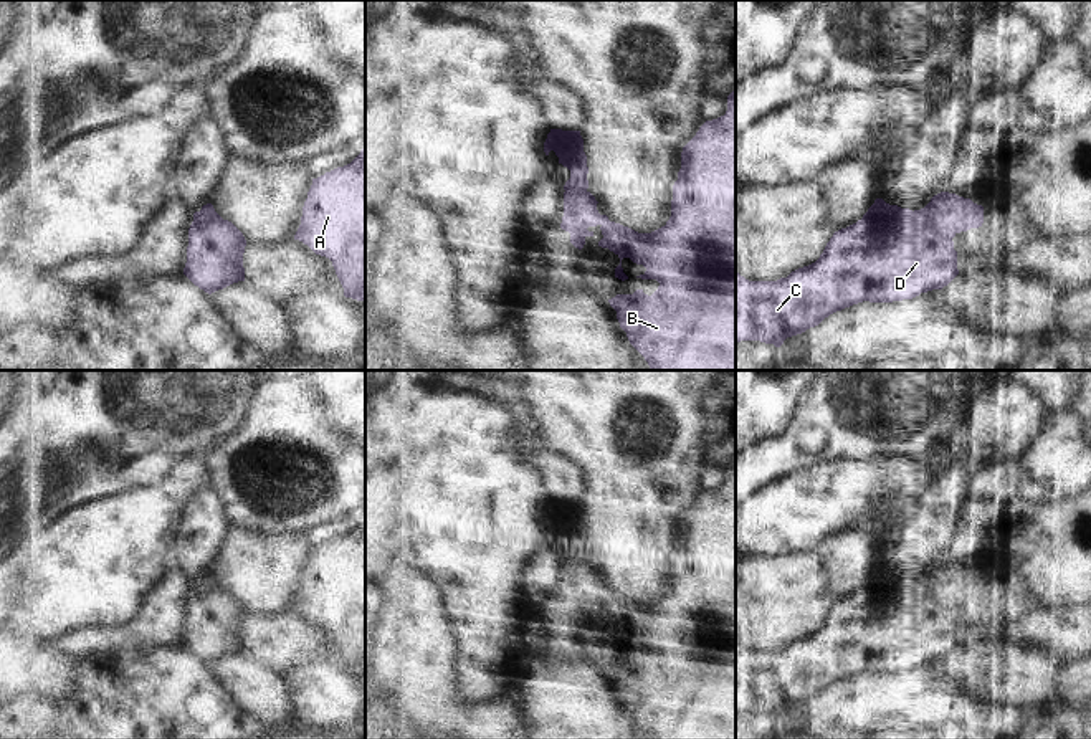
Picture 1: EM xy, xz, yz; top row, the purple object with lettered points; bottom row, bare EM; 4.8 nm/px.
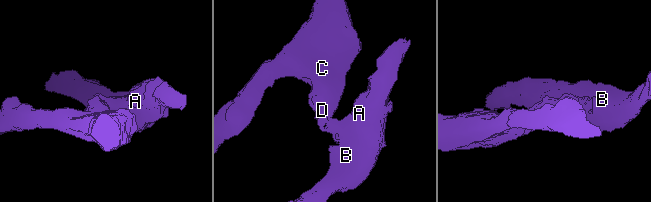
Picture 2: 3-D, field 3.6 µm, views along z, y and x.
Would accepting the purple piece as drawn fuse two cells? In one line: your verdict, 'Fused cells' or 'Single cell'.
Fused cells.

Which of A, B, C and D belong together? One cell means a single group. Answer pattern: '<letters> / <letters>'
A B / C D

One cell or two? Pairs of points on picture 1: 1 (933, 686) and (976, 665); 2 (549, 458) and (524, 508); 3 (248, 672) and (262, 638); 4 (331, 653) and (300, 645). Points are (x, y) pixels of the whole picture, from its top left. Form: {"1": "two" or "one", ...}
{"1": "two", "2": "two", "3": "two", "4": "one"}

